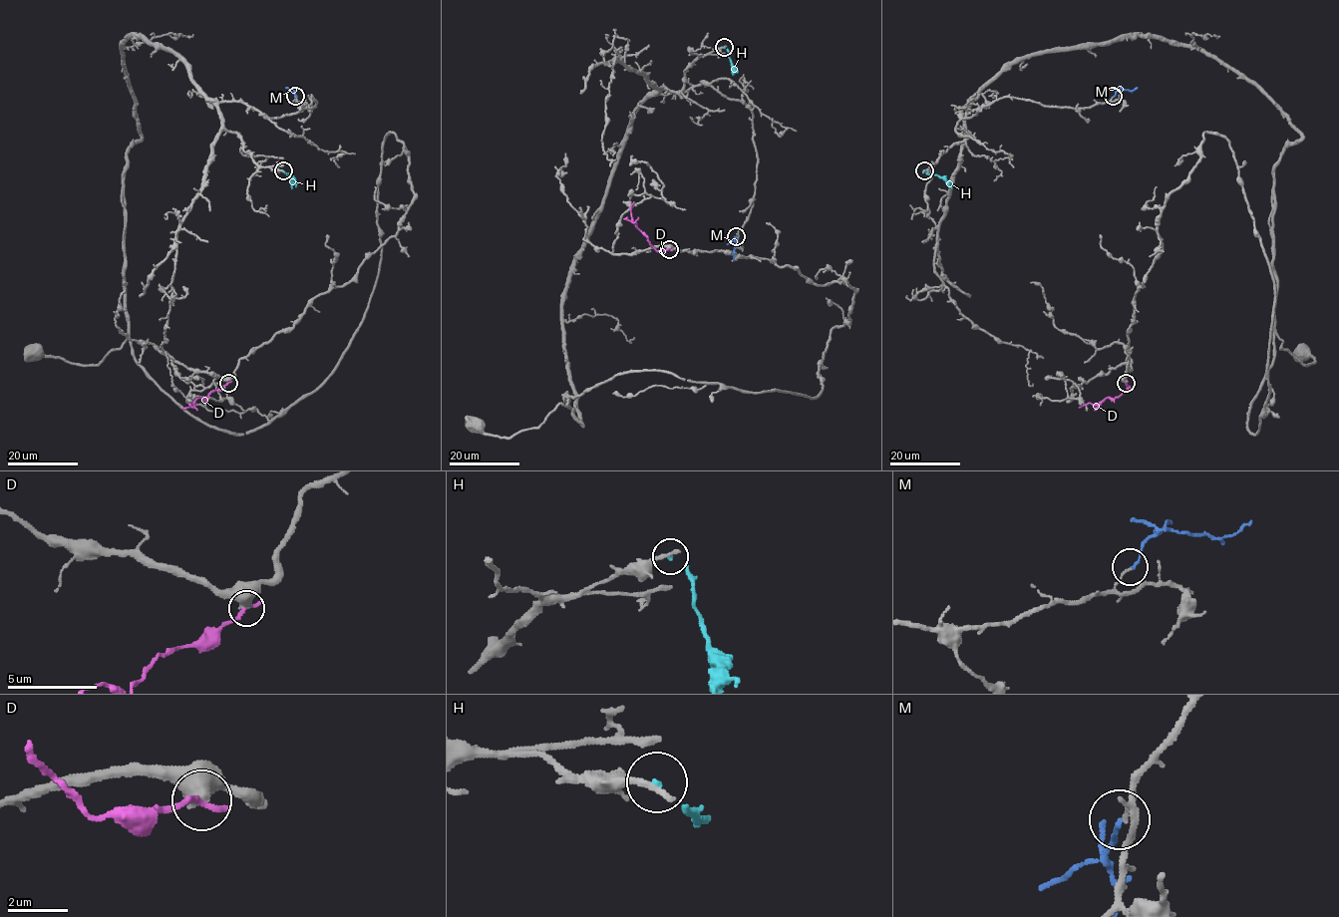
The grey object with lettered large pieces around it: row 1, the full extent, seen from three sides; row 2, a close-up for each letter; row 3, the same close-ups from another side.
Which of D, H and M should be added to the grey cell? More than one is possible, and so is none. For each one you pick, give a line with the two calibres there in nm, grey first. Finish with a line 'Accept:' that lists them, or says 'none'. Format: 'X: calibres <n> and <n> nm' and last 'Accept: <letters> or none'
Accept: none

